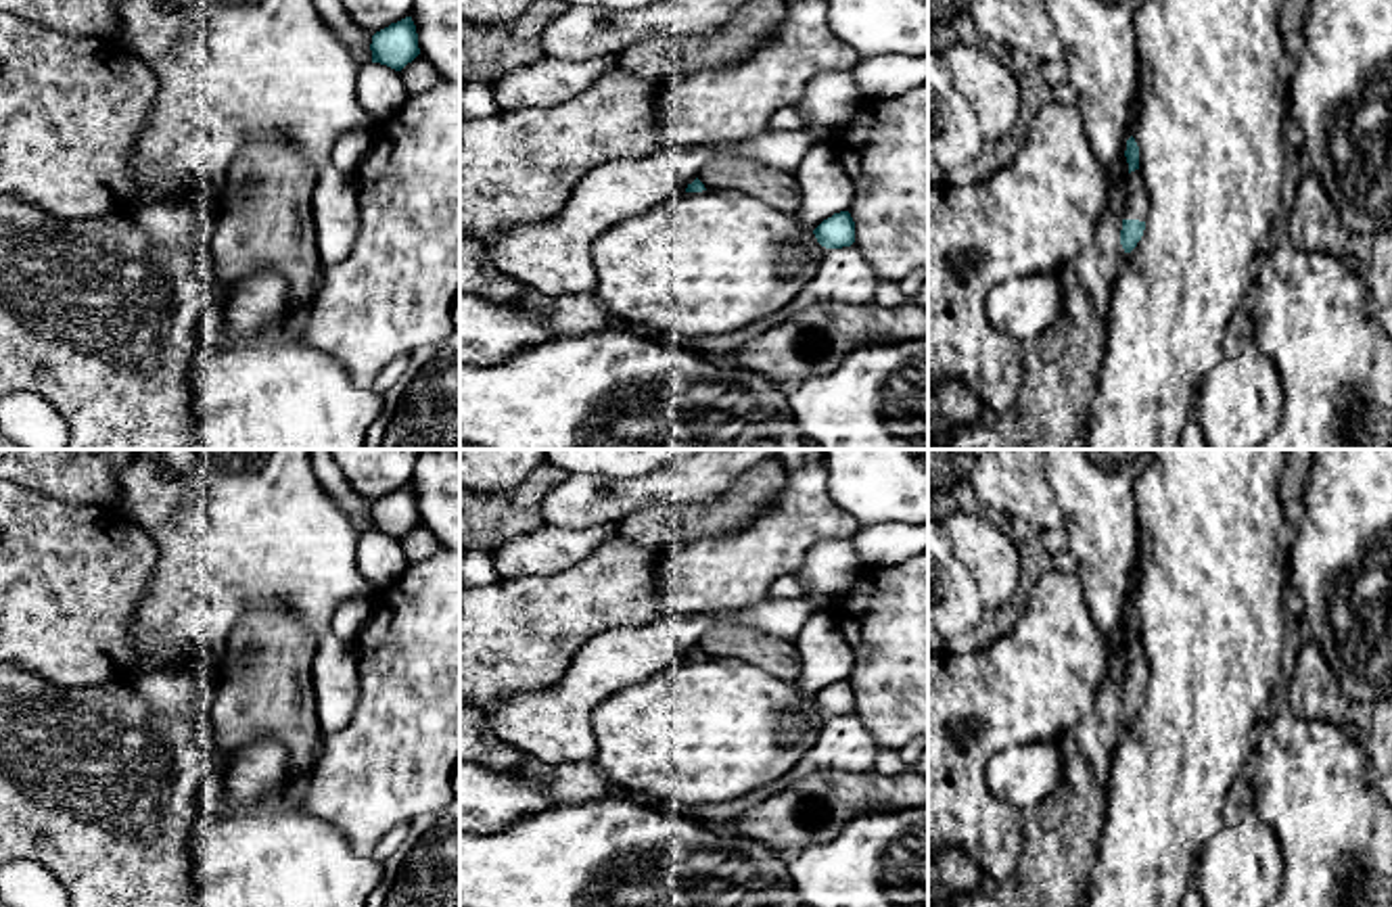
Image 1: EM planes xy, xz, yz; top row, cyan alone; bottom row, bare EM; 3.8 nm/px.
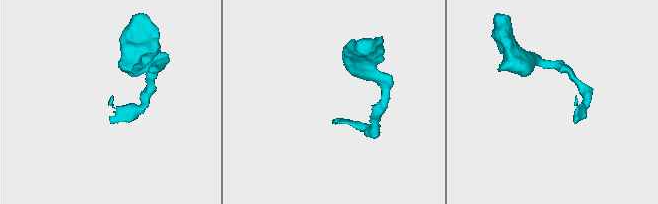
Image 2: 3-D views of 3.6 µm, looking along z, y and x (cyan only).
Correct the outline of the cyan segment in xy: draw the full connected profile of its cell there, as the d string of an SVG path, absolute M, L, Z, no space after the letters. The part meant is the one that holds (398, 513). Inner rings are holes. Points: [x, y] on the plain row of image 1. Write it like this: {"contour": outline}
{"contour": "M405 485L372 504L372 531L401 539L418 522L418 502L412 485Z"}

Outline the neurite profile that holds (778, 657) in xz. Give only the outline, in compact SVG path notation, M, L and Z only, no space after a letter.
M719 625L702 635L698 648L706 658L740 658L782 681L796 683L801 675L794 642L767 631Z

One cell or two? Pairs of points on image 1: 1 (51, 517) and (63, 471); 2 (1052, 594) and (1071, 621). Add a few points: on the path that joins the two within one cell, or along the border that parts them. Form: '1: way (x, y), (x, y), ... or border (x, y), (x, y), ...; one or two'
1: border (21, 485), (78, 504), (99, 504), (105, 508); two
2: way (1058, 600), (1058, 609), (1064, 615); one

